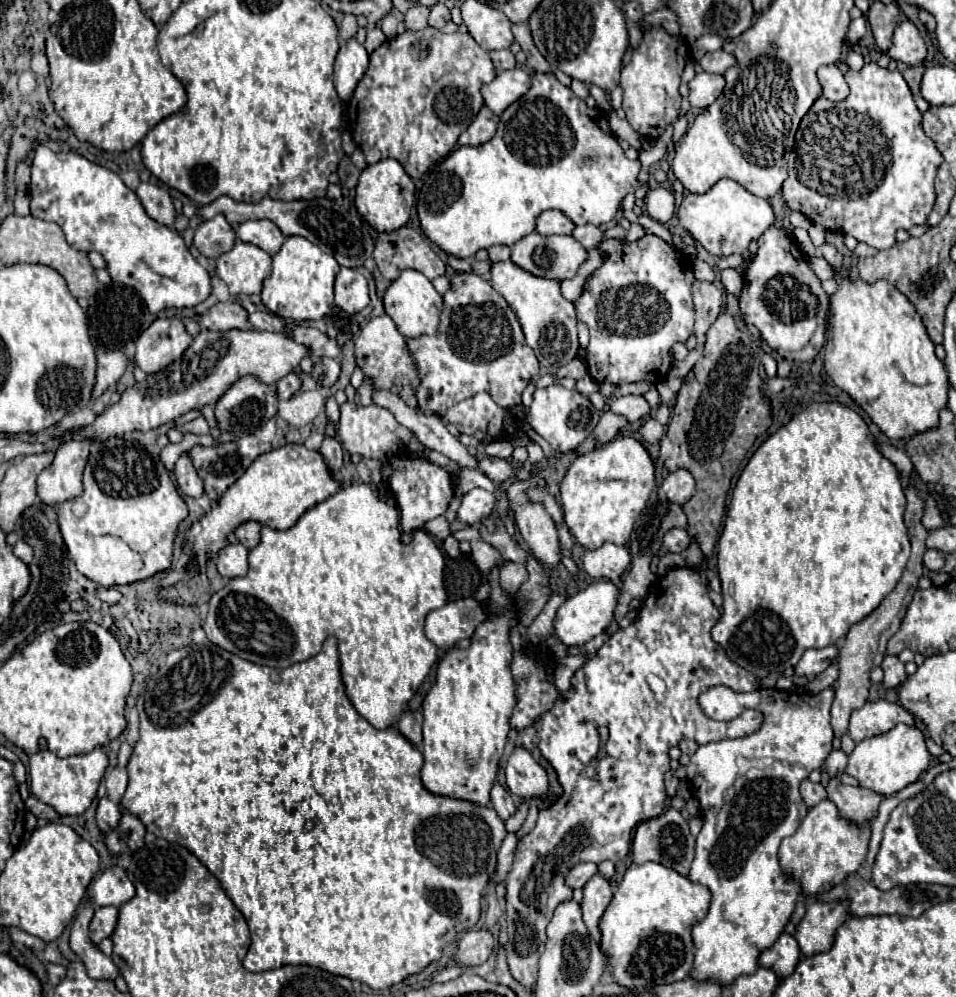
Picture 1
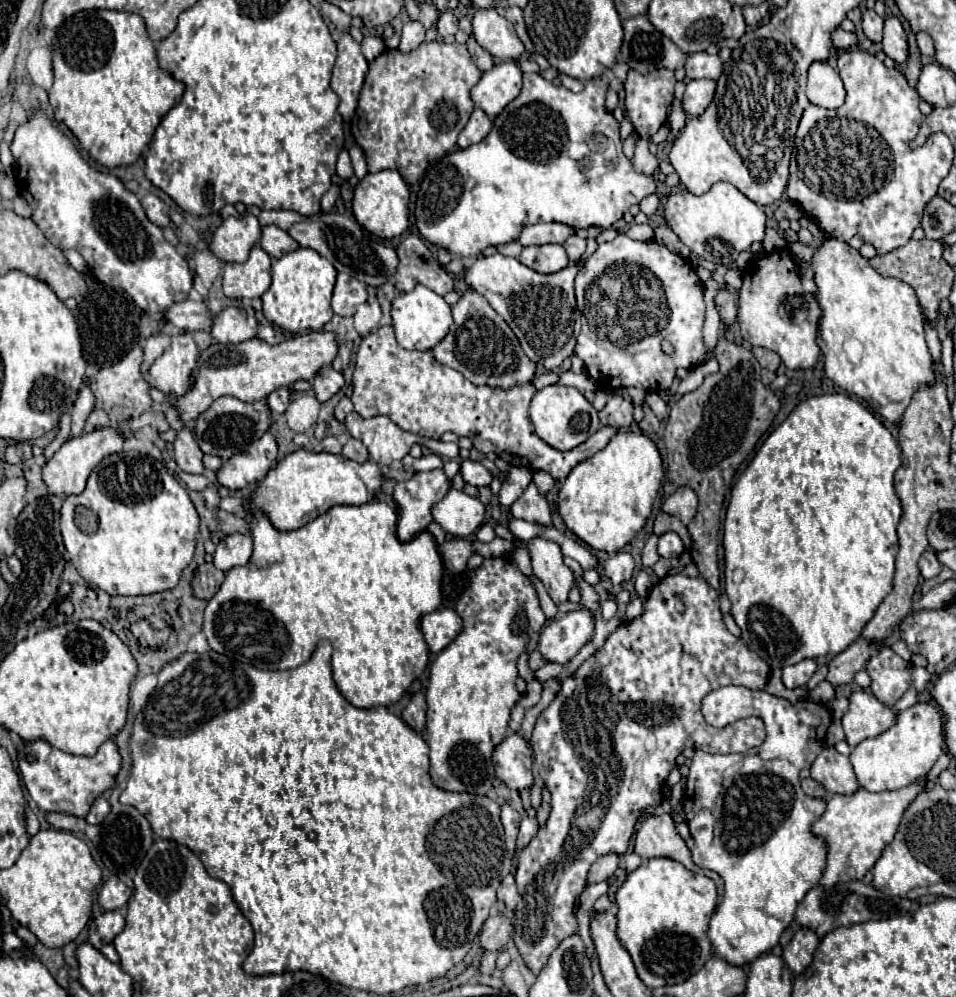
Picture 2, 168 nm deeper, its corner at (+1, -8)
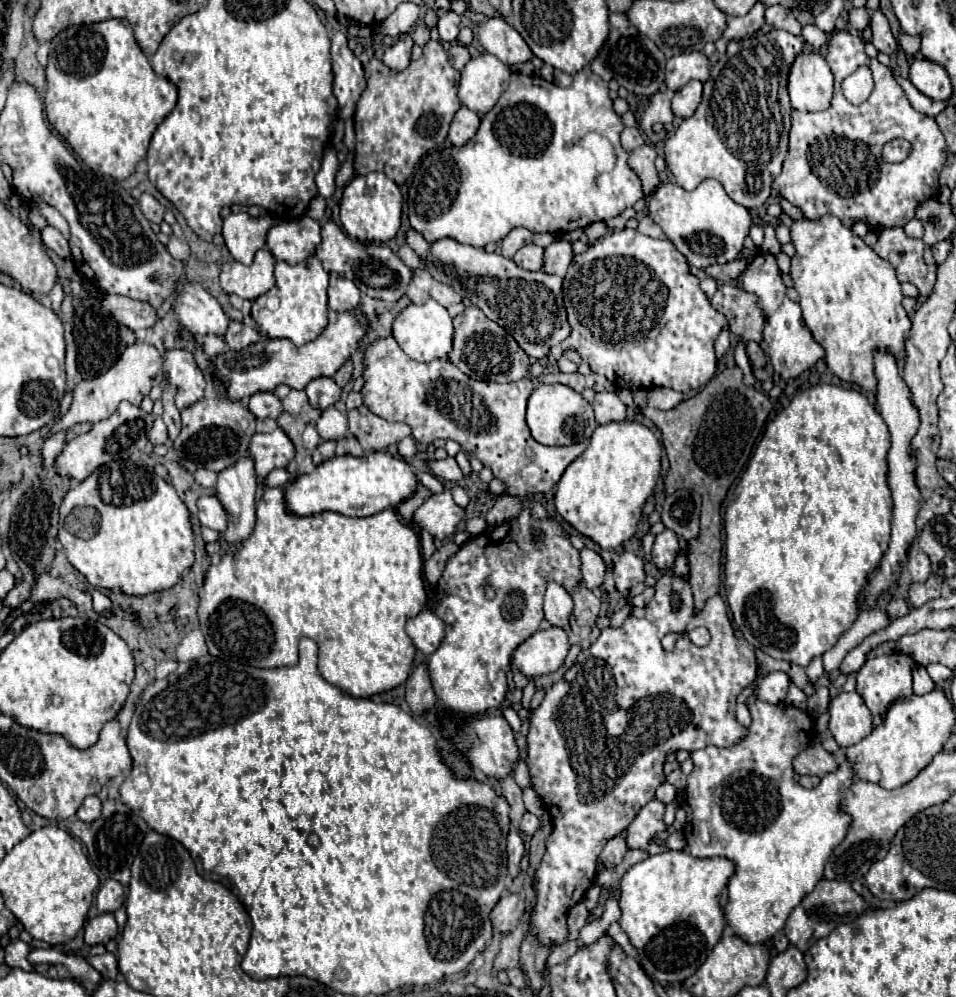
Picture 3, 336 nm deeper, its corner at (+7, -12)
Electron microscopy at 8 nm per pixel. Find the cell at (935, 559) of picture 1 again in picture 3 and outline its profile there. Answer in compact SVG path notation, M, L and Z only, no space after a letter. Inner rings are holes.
M921 550L911 552L909 560L907 560L907 570L913 578L913 582L925 582L931 576L931 564L929 564L929 556Z

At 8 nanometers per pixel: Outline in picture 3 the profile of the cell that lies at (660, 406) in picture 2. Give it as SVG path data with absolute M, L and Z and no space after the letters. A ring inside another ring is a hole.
M655 388L649 392L649 406L657 410L671 410L681 402L683 394L675 392L671 388Z

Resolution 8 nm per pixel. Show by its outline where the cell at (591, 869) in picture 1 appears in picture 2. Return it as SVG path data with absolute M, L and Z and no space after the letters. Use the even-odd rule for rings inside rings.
M605 854L601 856L589 870L589 884L595 884L595 882L603 882L607 880L609 876L613 876L613 872L619 868L619 860L621 856L619 854Z

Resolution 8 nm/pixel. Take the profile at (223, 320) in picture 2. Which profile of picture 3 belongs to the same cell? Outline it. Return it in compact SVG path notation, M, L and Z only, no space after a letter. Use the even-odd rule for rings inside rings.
M185 284L183 292L175 300L177 320L193 334L223 336L231 318L223 312L221 304L201 288L201 284Z

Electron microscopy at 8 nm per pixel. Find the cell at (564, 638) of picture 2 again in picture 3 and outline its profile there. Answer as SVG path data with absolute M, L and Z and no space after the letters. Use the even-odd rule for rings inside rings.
M563 628L539 630L513 652L513 666L529 678L551 674L563 666L569 648L569 636Z

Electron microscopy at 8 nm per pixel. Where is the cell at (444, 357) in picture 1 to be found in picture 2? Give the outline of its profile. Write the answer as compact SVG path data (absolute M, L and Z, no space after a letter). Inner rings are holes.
M467 290L453 306L453 320L455 322L449 334L433 348L433 356L437 362L459 370L467 380L477 386L499 386L507 390L533 380L535 362L525 356L513 330L483 296Z

